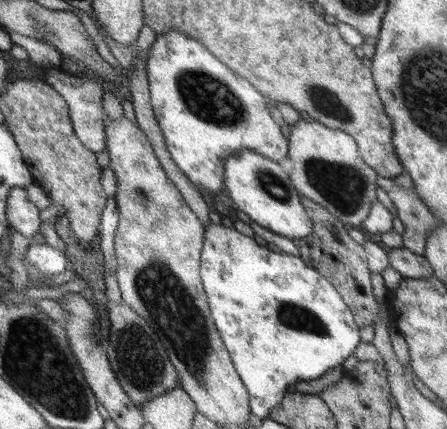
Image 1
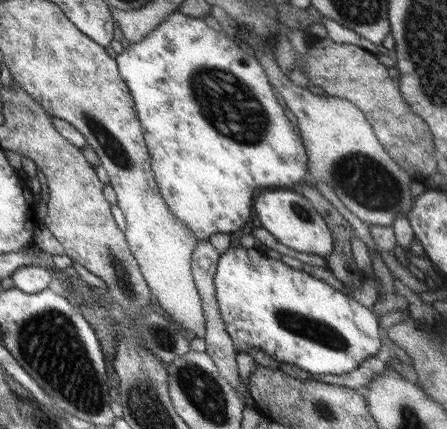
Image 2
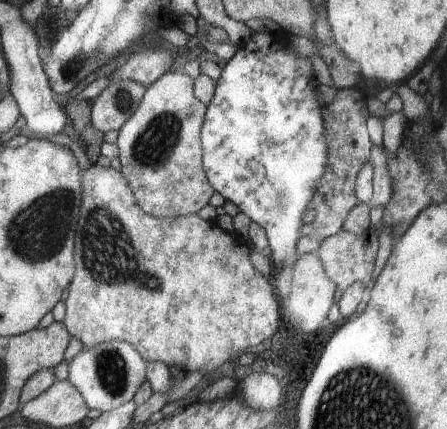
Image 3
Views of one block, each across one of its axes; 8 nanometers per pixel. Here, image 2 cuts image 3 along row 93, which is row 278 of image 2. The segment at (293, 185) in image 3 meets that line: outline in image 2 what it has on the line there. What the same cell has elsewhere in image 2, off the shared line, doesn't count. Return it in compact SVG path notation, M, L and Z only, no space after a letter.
M229 248L219 256L213 287L219 315L235 350L255 347L277 362L293 364L309 374L351 372L374 355L383 341L378 318L370 309L253 248Z

